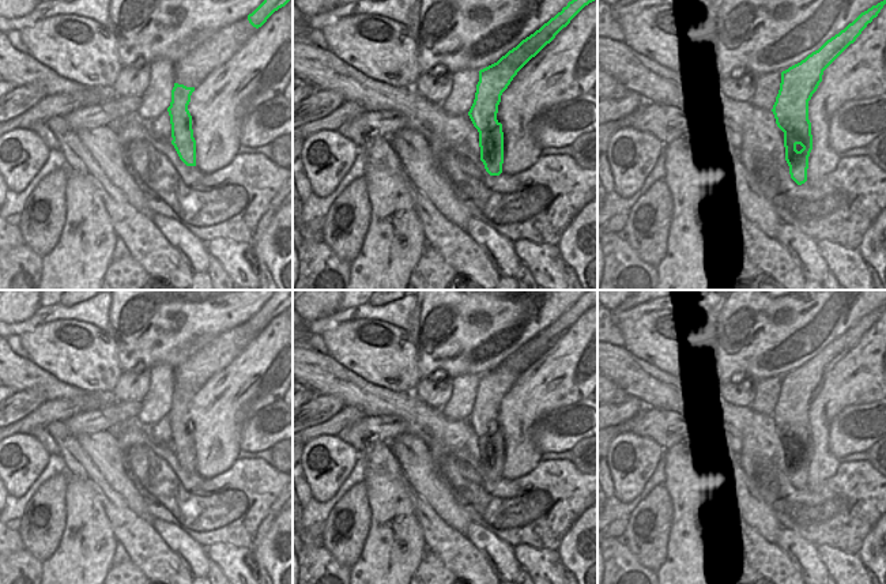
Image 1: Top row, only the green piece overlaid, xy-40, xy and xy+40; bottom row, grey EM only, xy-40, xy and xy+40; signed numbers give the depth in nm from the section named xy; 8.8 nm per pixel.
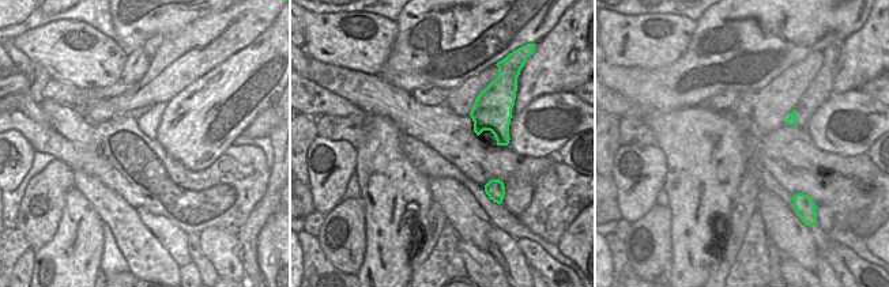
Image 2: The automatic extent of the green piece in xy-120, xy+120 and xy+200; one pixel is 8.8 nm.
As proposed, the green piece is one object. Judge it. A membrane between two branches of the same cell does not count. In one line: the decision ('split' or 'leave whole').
leave whole

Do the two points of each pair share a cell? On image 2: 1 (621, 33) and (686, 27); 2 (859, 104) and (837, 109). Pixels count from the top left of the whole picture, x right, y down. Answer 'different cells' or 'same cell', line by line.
1: same cell
2: same cell

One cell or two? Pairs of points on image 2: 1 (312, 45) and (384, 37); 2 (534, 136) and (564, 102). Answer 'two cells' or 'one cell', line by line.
1: one cell
2: one cell

